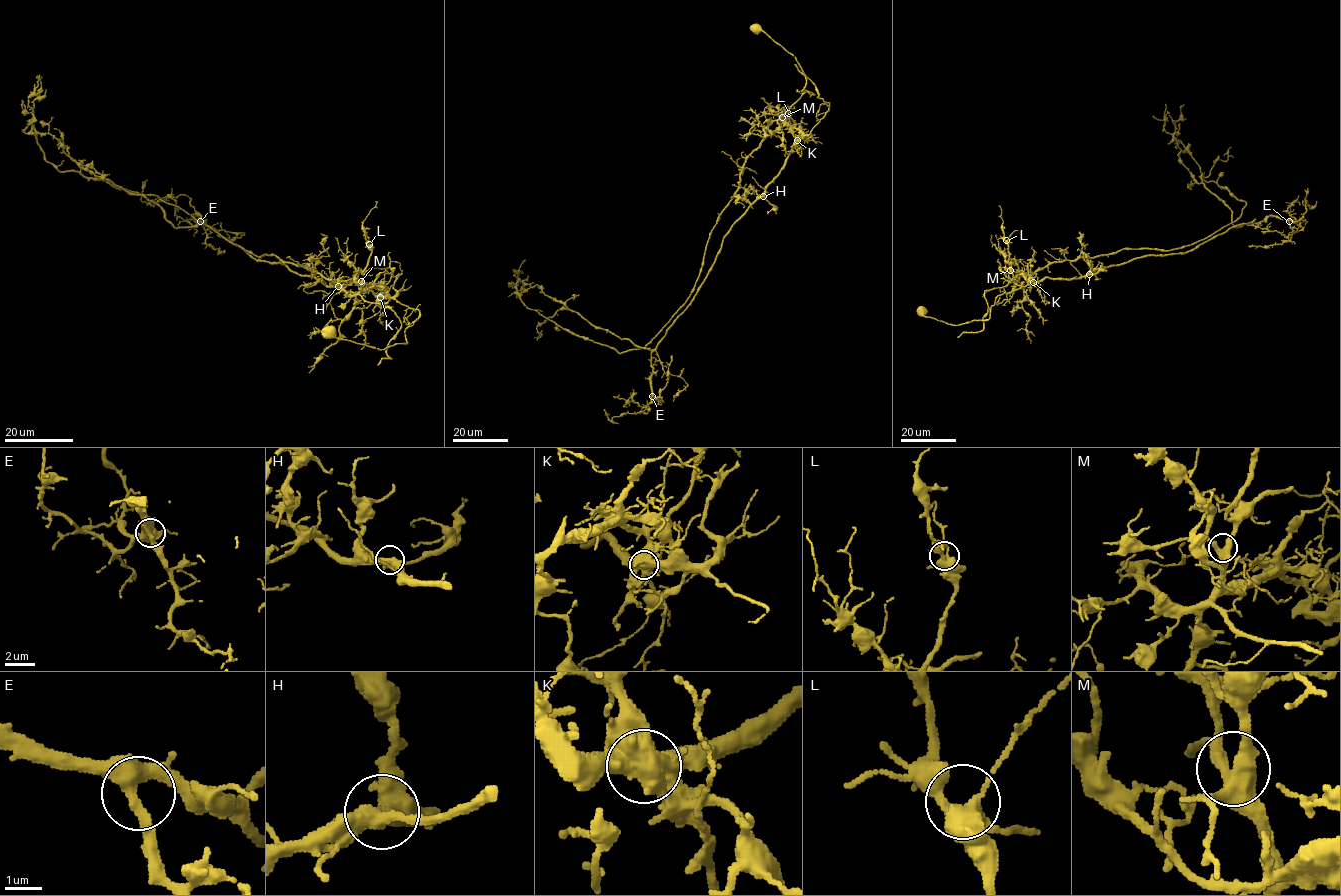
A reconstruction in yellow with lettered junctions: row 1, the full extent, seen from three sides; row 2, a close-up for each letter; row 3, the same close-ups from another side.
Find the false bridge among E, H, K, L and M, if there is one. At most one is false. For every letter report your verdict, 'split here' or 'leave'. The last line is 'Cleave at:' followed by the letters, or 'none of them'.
E: leave
H: leave
K: split here
L: leave
M: leave
Cleave at: K

